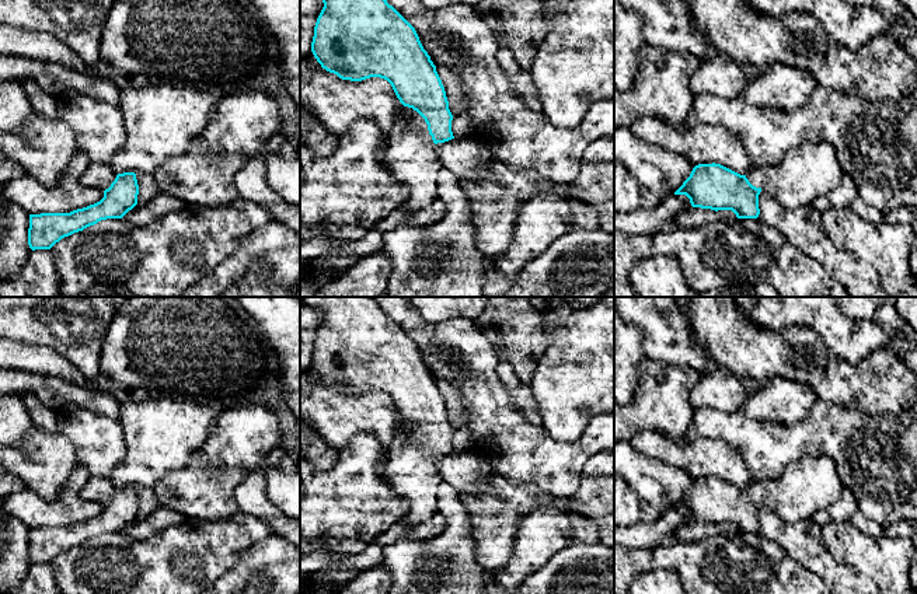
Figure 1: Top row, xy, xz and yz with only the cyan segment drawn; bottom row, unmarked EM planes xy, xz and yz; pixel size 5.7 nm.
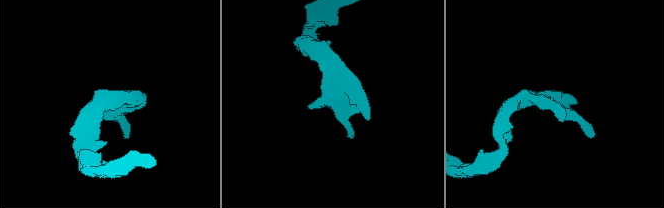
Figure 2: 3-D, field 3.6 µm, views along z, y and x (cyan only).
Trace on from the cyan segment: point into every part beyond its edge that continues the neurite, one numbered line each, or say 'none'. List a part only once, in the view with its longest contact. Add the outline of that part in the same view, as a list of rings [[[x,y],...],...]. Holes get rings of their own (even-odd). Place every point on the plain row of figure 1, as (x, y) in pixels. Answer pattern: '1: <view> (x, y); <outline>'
1: xz (411, 472); [[[405,420],[388,447],[384,481],[402,497],[407,524],[419,524],[437,511],[437,489],[443,483],[425,433]]]

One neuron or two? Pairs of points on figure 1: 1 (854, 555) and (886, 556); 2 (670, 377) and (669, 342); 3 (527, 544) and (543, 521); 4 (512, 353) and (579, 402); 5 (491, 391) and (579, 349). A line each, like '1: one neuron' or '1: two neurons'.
1: one neuron
2: two neurons
3: one neuron
4: two neurons
5: two neurons

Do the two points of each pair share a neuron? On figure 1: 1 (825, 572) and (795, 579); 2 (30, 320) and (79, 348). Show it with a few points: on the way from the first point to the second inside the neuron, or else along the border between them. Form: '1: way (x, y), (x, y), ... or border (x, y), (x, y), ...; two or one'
1: border (790, 555), (822, 579); two
2: way (42, 320), (51, 320), (66, 335); one

